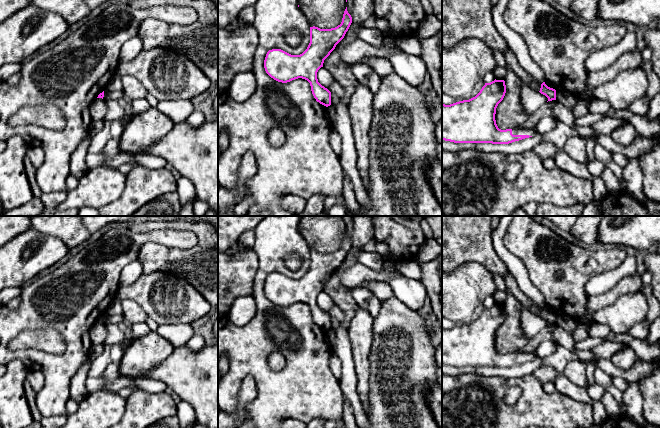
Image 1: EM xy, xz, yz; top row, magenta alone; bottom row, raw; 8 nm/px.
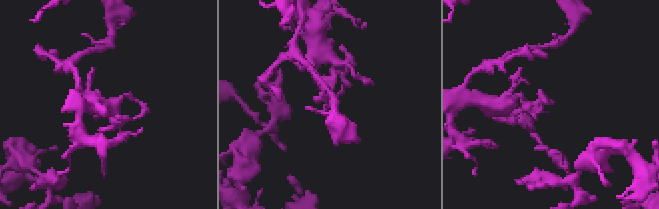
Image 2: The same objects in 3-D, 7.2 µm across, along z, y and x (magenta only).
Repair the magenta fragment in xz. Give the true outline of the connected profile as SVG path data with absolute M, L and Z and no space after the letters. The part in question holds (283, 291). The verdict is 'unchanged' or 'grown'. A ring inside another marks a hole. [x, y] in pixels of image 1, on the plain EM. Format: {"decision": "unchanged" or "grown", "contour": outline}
{"decision": "unchanged", "contour": "M344 235L342 246L335 252L320 253L318 251L310 251L310 267L307 273L300 279L291 279L281 273L269 274L264 284L264 292L266 297L274 304L287 307L292 304L302 302L310 307L311 315L317 326L328 331L331 329L331 316L322 310L317 303L318 294L323 291L324 284L335 273L336 269L344 262L352 247L352 241L347 235Z"}

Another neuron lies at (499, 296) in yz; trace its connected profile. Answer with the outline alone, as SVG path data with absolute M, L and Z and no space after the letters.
M495 290L493 297L496 304L505 304L507 294L505 291Z

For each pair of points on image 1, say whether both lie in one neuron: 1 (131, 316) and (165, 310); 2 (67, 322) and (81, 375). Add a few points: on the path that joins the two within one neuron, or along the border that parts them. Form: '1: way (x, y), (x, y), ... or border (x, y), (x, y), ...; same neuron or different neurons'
1: border (126, 299), (133, 300), (148, 317); different neurons
2: border (89, 358), (73, 376), (70, 390); different neurons

